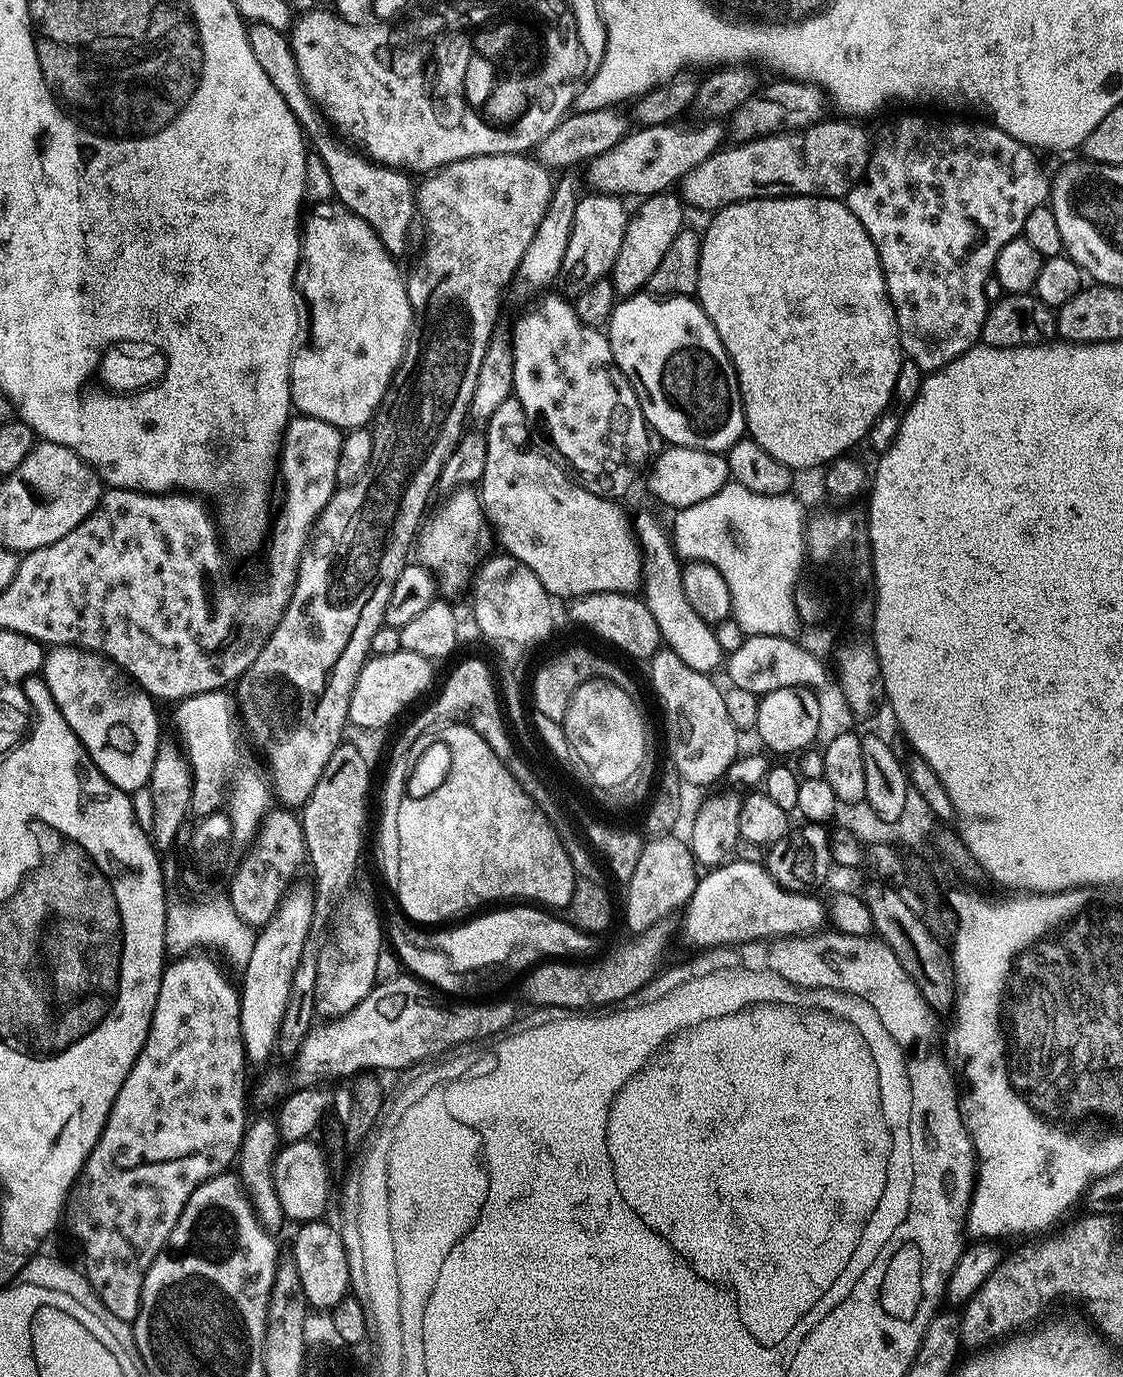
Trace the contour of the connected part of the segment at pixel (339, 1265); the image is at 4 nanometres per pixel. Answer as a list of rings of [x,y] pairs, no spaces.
[[[323,1219],[301,1223],[297,1227],[300,1229],[296,1232],[296,1241],[290,1248],[290,1254],[296,1263],[298,1278],[309,1305],[313,1309],[331,1310],[338,1306],[338,1302],[342,1302],[344,1296],[349,1295],[348,1279],[351,1278],[352,1272],[348,1269],[350,1259],[346,1254],[341,1229],[339,1227],[331,1228],[330,1225],[324,1223]]]

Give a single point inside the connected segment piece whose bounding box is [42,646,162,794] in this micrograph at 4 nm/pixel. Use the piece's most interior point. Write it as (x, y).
(115, 719)

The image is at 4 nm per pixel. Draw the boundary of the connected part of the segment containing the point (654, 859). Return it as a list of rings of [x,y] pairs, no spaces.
[[[670,835],[658,840],[649,839],[642,850],[642,858],[638,858],[638,866],[634,866],[634,874],[626,882],[628,888],[628,897],[624,900],[624,916],[628,919],[628,928],[632,934],[643,934],[657,927],[667,918],[671,912],[679,913],[681,909],[691,900],[696,881],[698,879],[698,865],[689,849],[689,845],[678,842]]]

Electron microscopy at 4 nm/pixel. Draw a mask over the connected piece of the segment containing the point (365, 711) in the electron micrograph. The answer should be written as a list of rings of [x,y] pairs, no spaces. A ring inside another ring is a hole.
[[[403,650],[365,659],[349,699],[348,719],[357,728],[387,729],[387,724],[432,684],[433,661]]]

